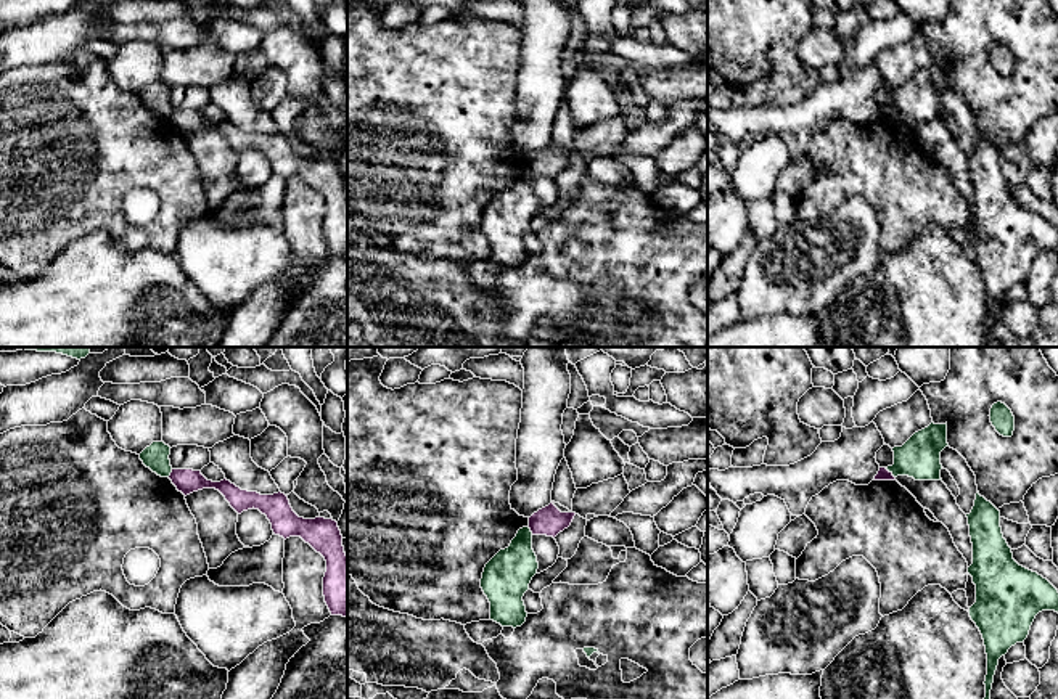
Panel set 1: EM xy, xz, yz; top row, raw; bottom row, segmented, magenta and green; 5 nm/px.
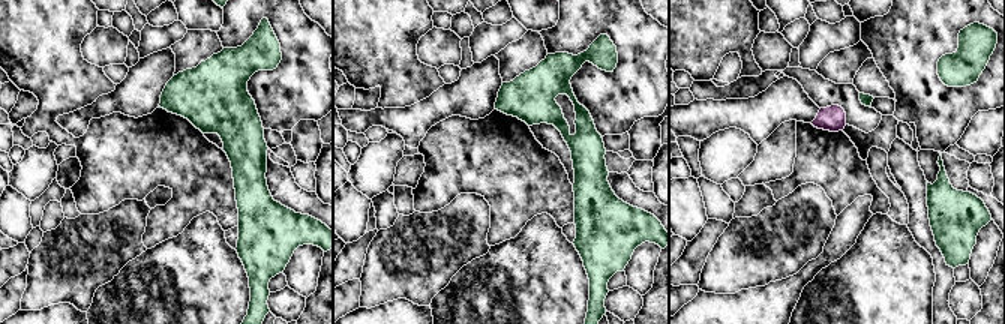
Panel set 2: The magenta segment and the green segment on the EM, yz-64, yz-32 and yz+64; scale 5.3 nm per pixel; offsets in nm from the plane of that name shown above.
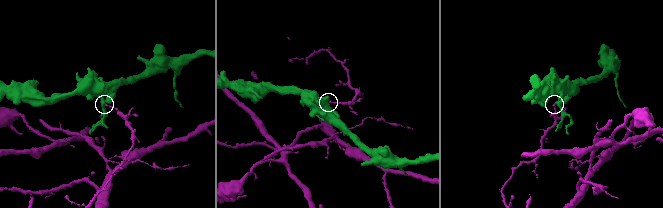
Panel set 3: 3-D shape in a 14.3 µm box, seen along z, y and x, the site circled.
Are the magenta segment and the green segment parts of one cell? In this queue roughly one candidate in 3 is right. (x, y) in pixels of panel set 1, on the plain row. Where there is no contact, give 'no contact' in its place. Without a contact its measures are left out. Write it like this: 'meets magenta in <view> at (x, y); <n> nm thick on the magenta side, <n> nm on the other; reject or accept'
meets magenta in yz at (889, 113); 60 nm thick on the magenta side, 200 nm on the other; reject

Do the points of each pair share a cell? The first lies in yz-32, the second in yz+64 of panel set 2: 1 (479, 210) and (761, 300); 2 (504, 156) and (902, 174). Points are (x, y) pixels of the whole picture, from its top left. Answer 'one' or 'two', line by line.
1: two
2: two

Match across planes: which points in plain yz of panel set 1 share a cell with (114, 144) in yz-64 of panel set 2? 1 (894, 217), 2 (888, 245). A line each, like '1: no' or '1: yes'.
1: yes
2: yes

